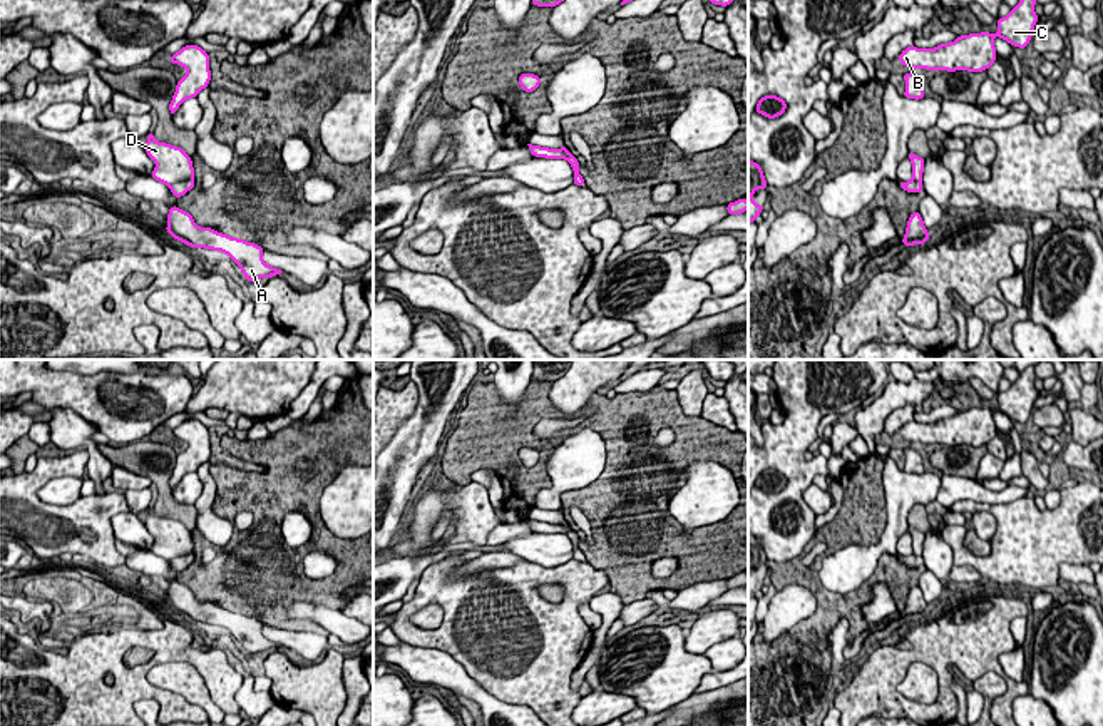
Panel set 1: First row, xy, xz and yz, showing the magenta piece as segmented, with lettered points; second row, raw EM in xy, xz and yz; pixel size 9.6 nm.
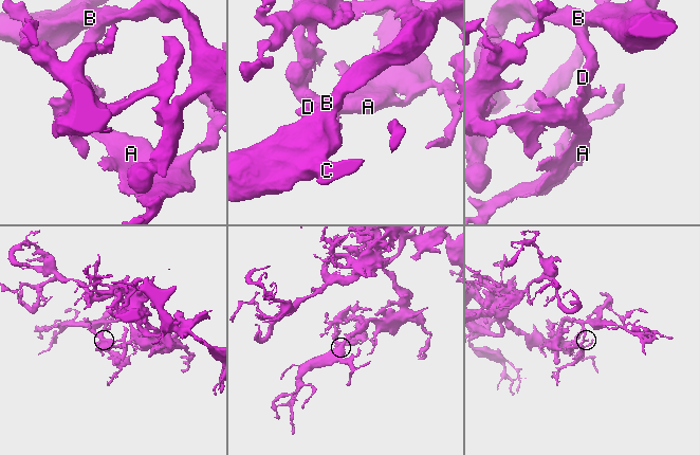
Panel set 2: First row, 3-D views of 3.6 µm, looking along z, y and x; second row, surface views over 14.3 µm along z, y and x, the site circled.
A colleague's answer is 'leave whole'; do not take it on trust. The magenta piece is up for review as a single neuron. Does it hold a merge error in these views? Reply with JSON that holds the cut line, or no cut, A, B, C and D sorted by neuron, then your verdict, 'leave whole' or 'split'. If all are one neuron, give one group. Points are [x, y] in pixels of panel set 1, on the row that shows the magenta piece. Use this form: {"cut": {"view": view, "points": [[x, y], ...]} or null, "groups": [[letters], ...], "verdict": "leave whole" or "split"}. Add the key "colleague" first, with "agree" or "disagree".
{"colleague": "disagree", "cut": {"view": "xy", "points": [[191, 178], [174, 181], [169, 186]]}, "groups": [["A"], ["B", "C", "D"]], "verdict": "split"}

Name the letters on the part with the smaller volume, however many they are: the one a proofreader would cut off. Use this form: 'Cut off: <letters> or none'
Cut off: A

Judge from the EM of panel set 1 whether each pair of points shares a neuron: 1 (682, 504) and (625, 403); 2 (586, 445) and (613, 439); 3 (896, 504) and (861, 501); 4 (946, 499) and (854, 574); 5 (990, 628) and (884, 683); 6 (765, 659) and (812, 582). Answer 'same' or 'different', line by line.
1: different
2: different
3: different
4: different
5: same
6: same

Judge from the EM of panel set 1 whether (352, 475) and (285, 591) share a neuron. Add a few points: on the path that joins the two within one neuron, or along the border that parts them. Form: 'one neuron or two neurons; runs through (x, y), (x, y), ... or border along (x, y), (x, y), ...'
two neurons; border along (325, 485), (322, 522), (333, 534), (355, 539)

